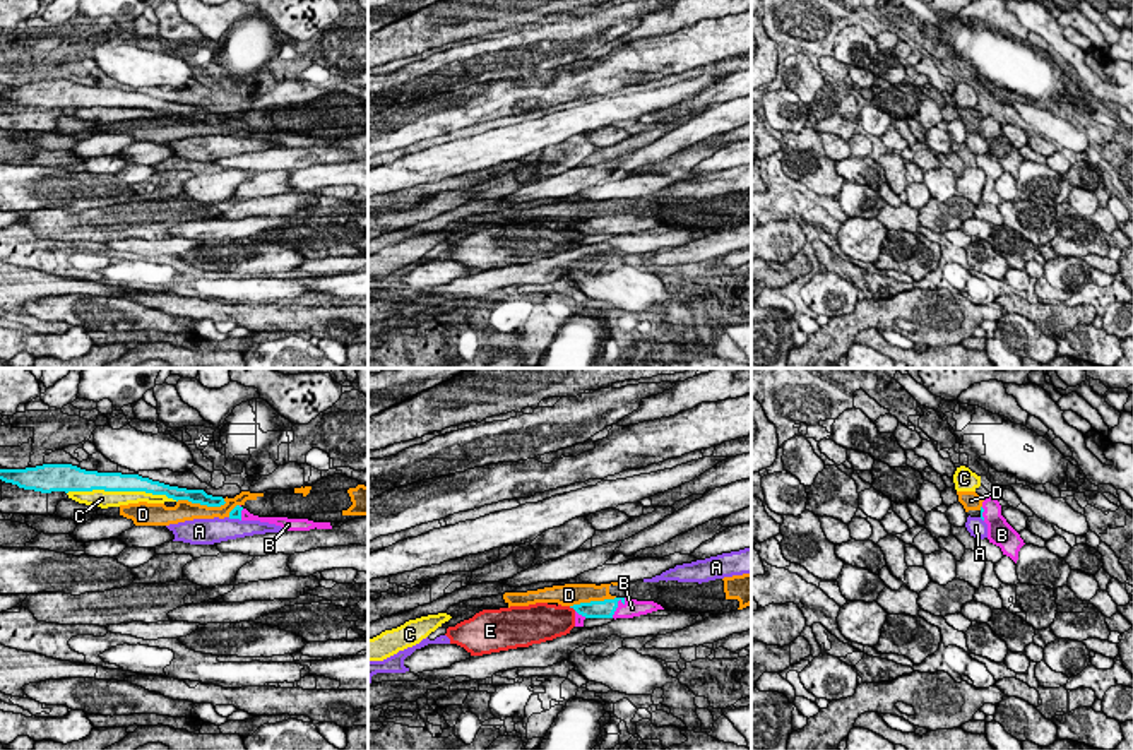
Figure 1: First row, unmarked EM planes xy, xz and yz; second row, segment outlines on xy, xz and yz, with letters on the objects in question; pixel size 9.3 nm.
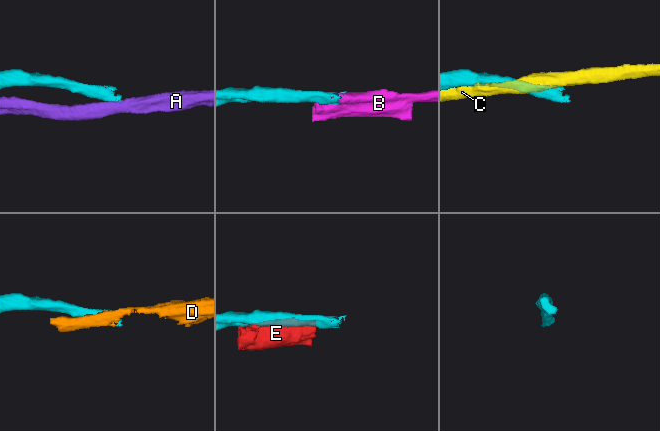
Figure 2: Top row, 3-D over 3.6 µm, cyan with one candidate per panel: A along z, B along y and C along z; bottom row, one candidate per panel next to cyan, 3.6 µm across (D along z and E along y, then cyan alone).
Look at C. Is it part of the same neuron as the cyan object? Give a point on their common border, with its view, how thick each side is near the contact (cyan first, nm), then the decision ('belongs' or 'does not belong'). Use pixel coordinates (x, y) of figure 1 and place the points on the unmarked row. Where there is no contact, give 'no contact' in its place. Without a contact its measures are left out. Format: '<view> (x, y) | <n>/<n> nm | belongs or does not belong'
xy (122, 107) | 190/160 nm | does not belong

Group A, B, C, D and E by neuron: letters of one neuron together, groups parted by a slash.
A / B / C / D / E

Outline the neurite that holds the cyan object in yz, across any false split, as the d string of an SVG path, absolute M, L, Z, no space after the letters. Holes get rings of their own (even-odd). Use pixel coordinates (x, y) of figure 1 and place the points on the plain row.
M993 111L982 118L981 135L988 140L989 159L1000 163L1003 171L1017 180L1018 168L1025 159L1001 132L1001 122Z

